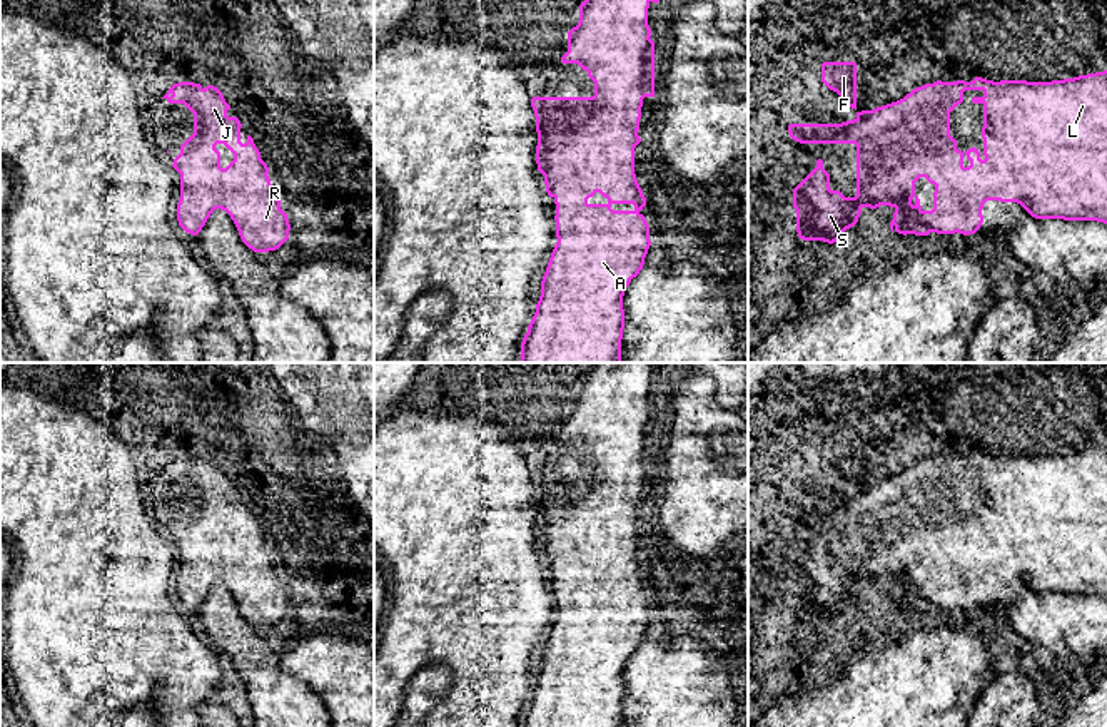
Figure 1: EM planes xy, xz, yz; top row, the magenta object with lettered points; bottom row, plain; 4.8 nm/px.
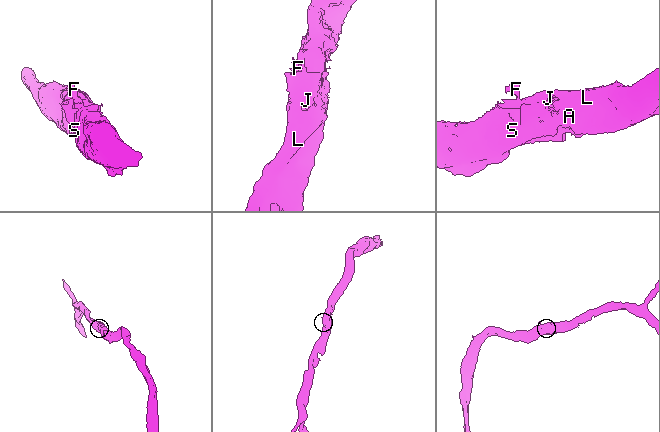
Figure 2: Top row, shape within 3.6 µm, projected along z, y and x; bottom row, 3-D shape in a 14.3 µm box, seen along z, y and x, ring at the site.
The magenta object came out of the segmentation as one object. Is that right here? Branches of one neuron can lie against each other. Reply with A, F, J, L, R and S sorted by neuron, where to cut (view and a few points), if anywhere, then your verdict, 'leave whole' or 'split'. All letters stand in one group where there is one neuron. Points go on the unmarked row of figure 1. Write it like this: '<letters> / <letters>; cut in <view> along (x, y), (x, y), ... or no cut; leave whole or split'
A F J L R S; no cut; leave whole

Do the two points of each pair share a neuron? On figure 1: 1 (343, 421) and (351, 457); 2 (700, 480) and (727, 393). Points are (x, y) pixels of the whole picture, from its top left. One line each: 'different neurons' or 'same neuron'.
1: different neurons
2: different neurons

